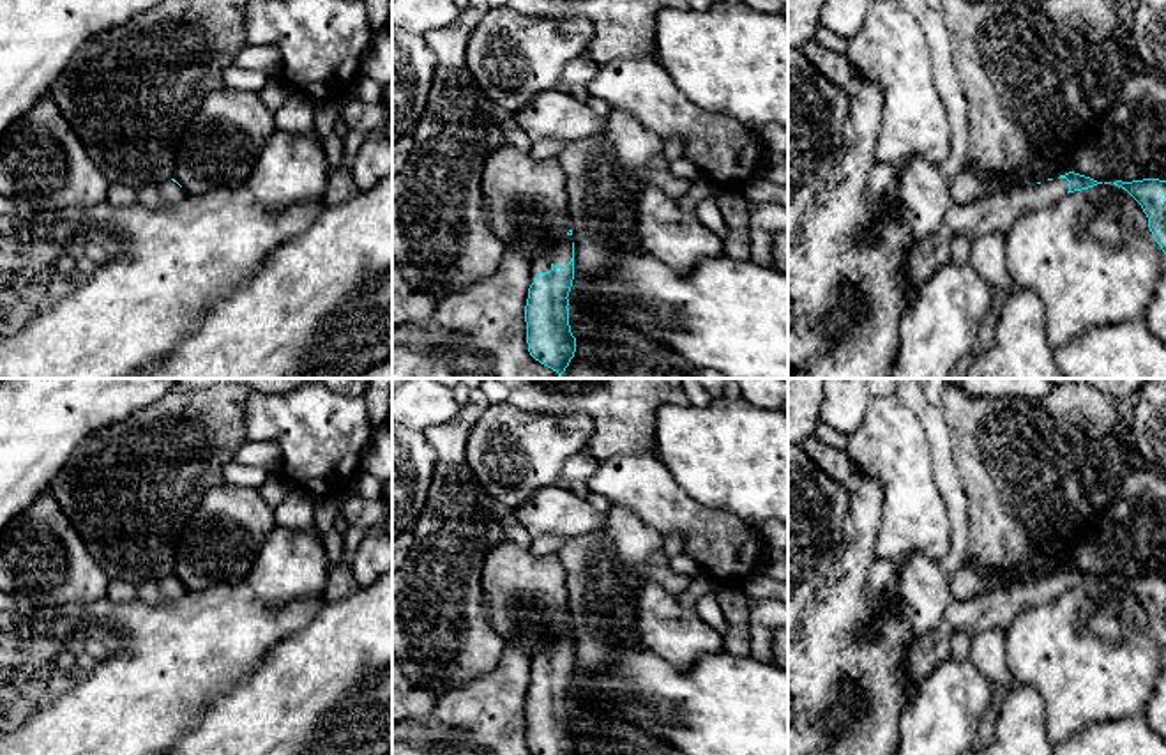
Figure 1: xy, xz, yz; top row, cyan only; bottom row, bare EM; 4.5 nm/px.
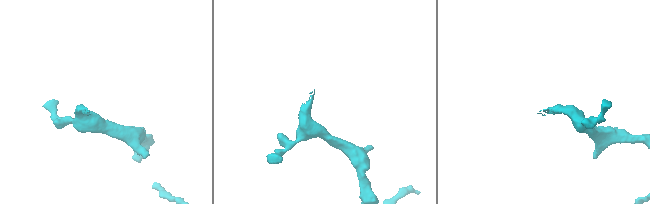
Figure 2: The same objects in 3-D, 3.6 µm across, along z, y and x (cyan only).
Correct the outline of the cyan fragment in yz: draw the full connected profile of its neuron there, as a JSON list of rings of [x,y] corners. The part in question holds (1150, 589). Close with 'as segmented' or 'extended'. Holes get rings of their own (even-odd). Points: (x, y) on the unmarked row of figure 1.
[[[1143,575],[1132,578],[1113,578],[1125,585],[1148,614],[1148,624],[1166,651],[1166,576]]]; as segmented

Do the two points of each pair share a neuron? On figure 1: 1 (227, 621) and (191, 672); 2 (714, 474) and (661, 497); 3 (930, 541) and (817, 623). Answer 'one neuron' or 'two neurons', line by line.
1: one neuron
2: two neurons
3: two neurons

